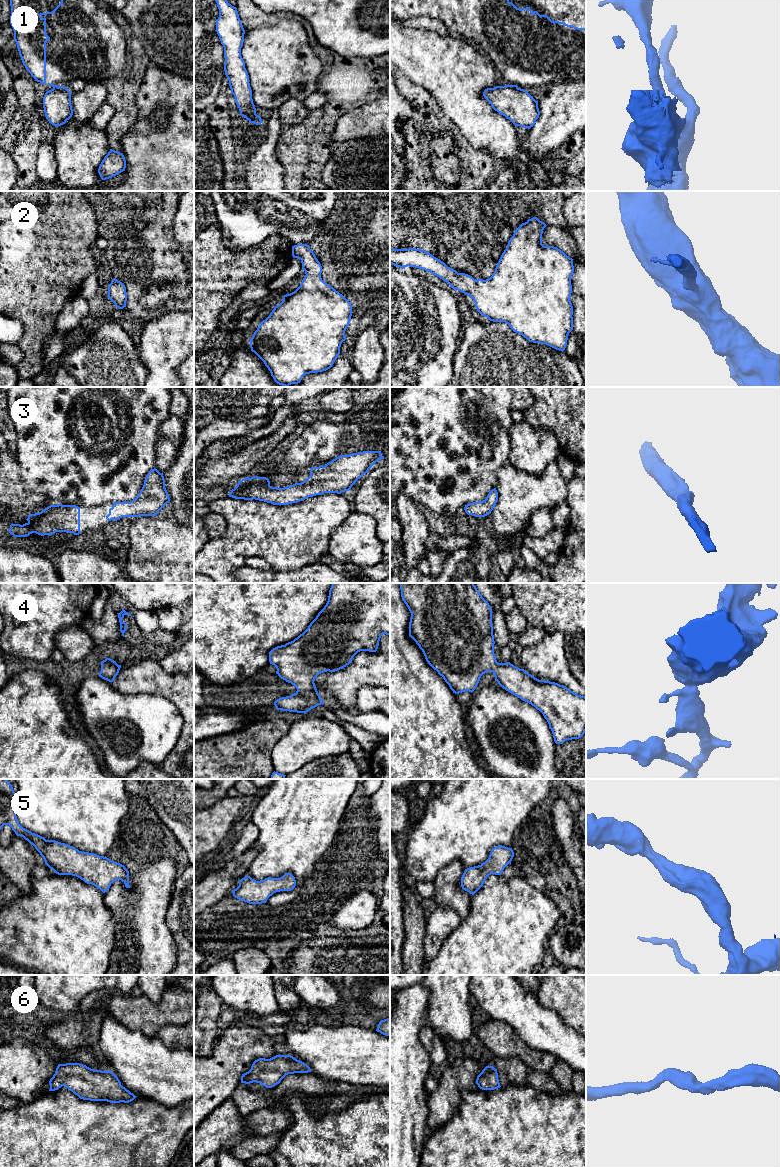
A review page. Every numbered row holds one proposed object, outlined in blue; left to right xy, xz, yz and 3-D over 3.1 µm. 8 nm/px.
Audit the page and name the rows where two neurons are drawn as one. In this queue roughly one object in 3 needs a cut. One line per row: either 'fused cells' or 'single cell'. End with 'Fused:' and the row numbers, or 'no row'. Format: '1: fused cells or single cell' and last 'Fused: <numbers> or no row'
1: fused cells
2: single cell
3: single cell
4: single cell
5: single cell
6: single cell
Fused: 1

